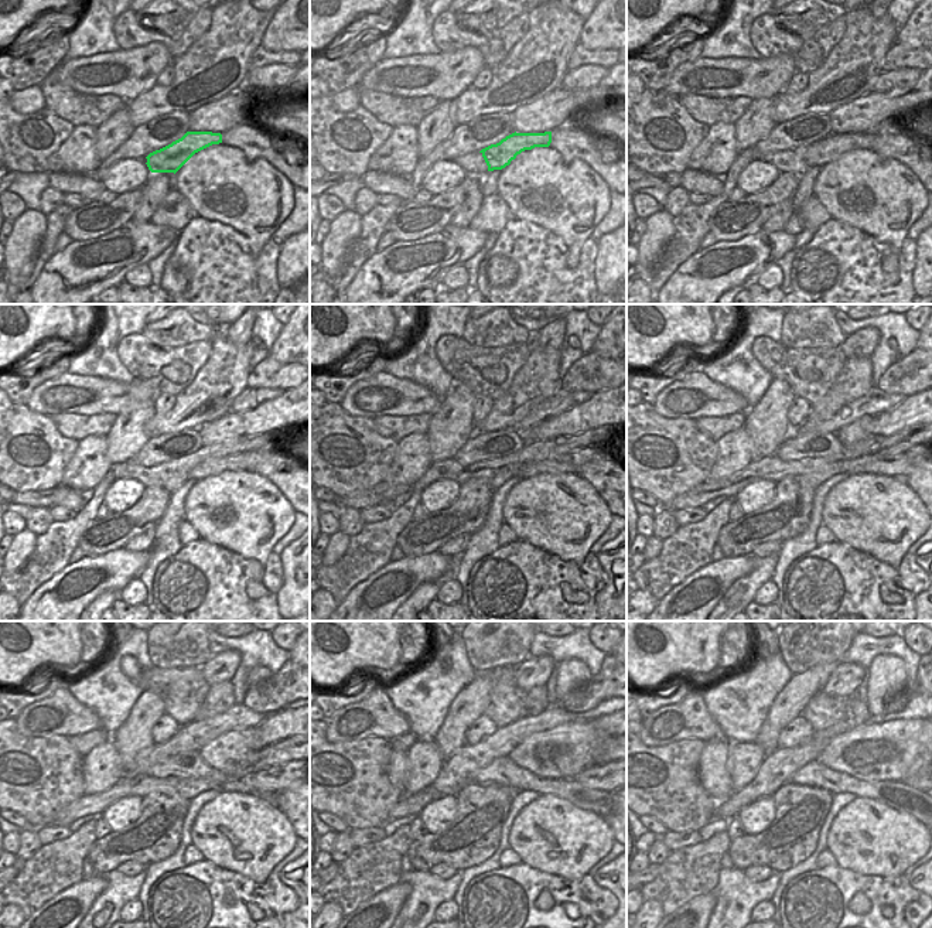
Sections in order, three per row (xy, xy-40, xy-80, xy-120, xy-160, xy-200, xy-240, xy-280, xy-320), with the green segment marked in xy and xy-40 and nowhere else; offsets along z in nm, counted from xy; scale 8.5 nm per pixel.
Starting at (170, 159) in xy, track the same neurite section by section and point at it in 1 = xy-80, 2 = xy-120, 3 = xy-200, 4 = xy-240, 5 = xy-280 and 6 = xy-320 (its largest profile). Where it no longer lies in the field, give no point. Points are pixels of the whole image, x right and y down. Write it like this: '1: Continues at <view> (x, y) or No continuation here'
1: Continues at xy-80 (819, 153)
2: Continues at xy-120 (241, 461)
3: Continues at xy-200 (901, 464)
4: Continues at xy-240 (277, 778)
5: Continues at xy-280 (597, 775)
6: Continues at xy-320 (914, 781)

